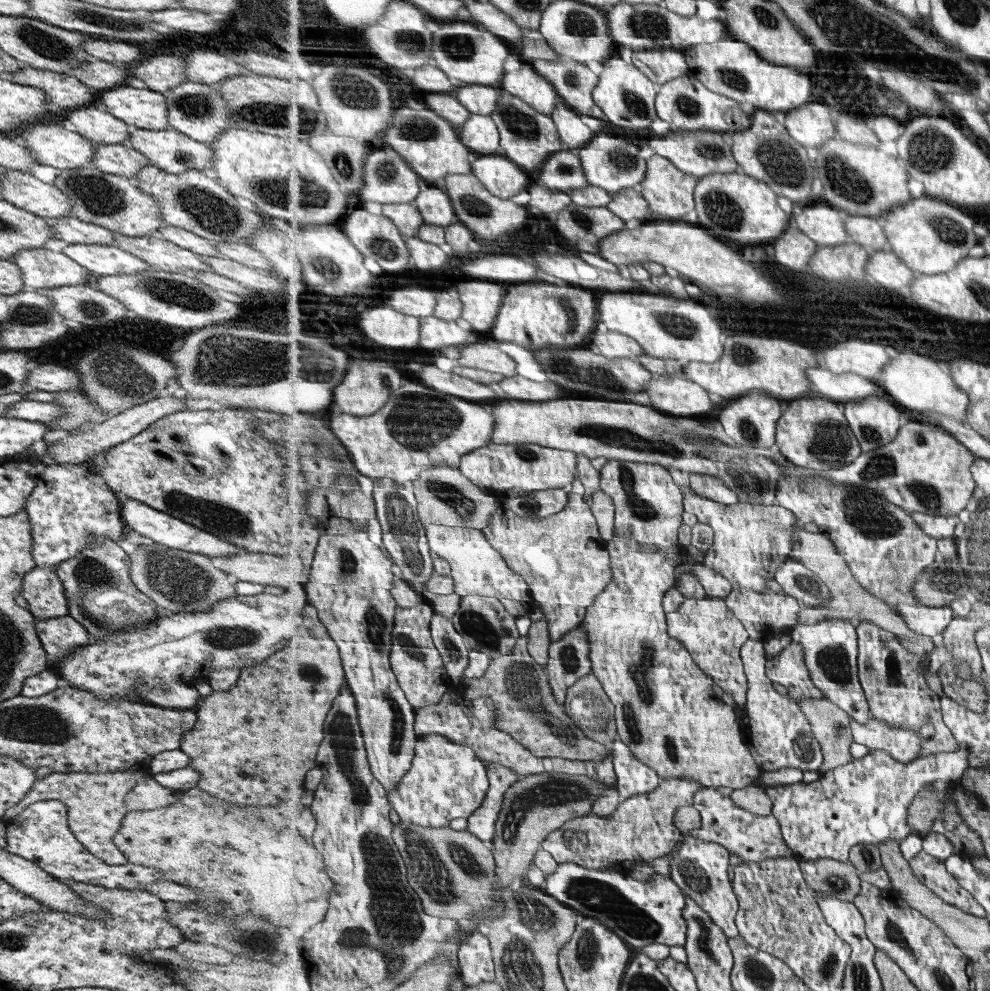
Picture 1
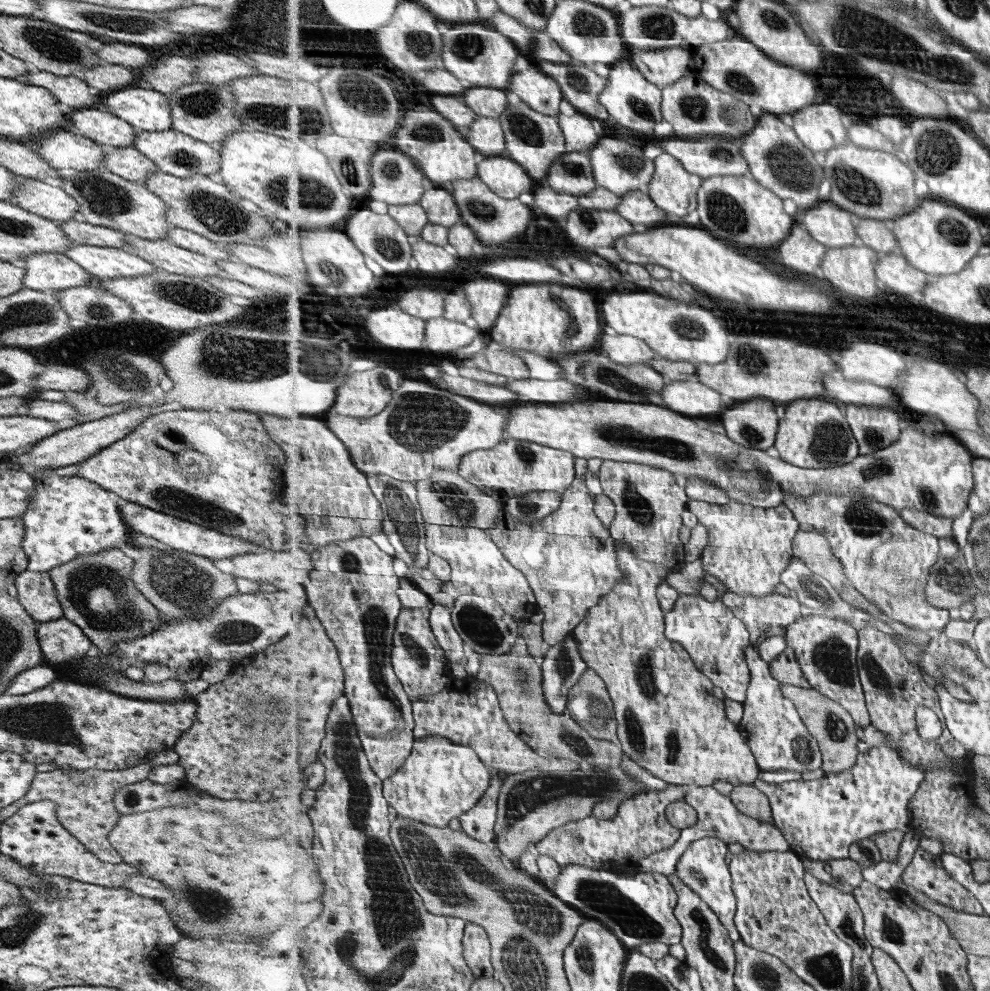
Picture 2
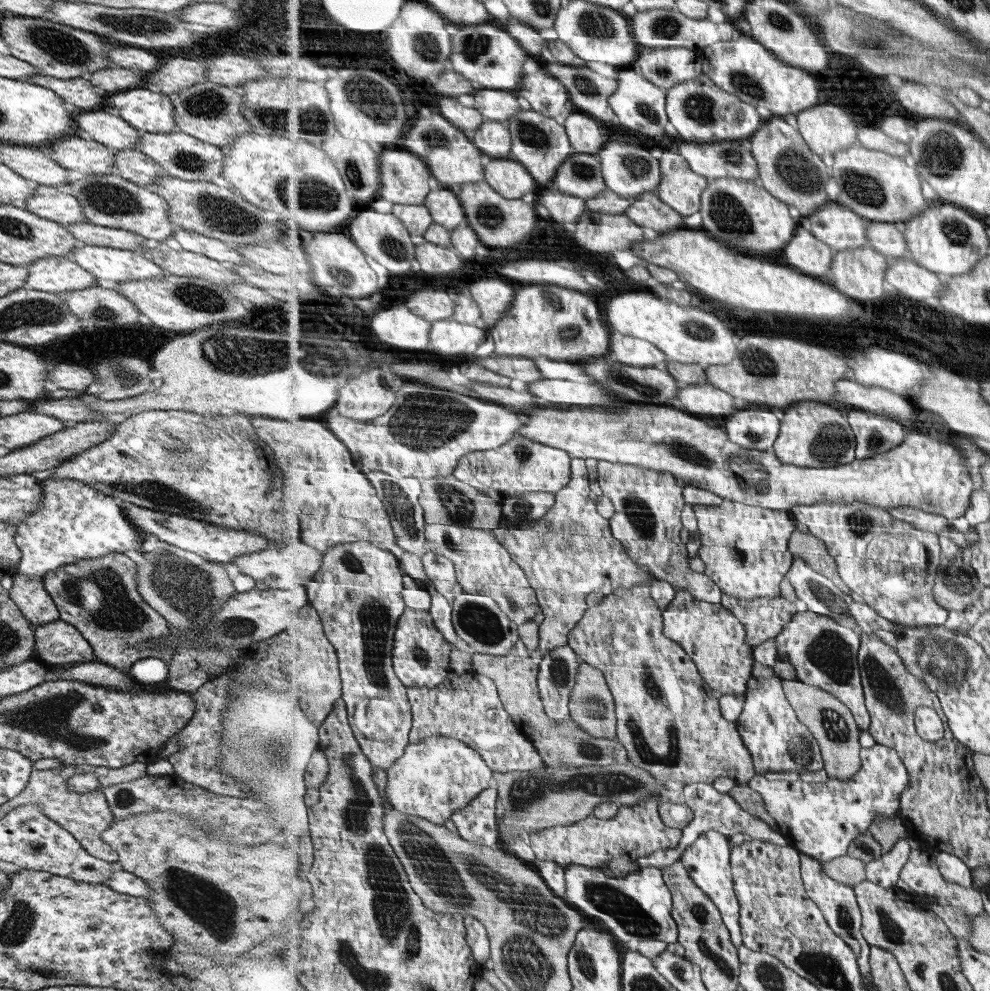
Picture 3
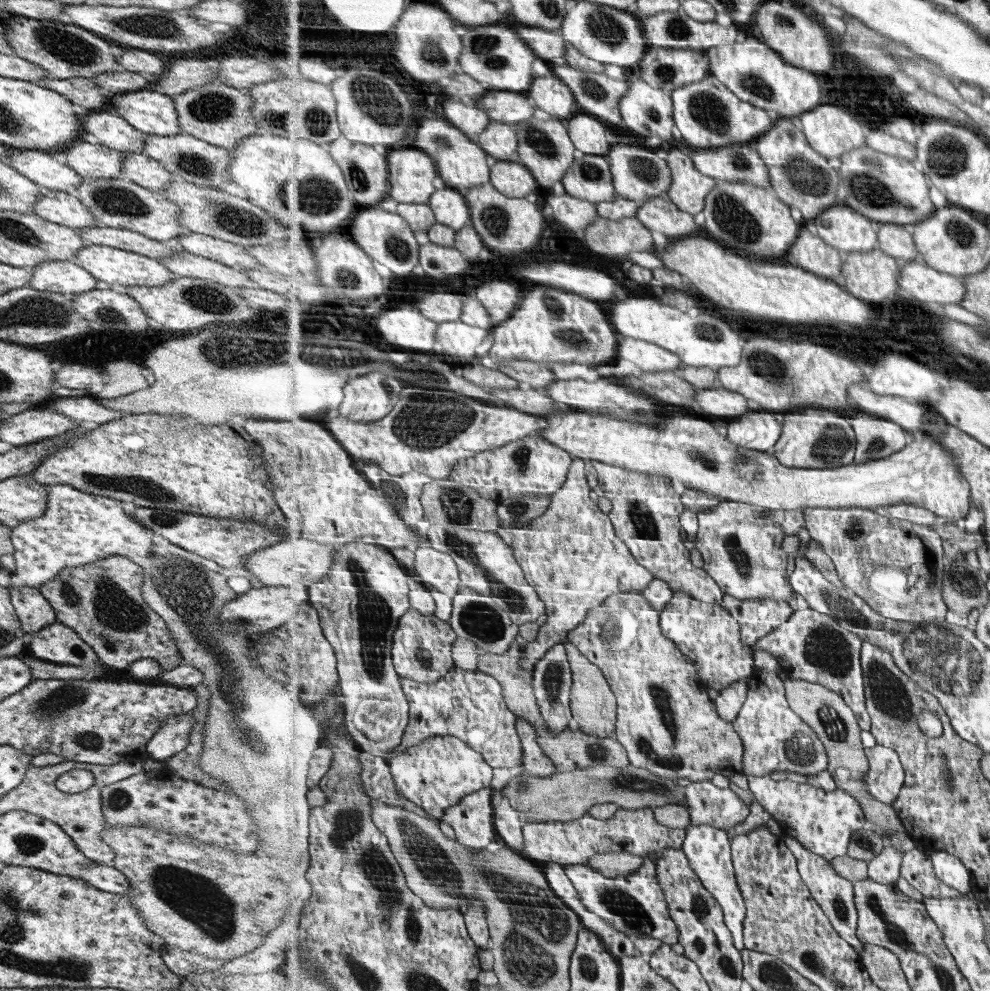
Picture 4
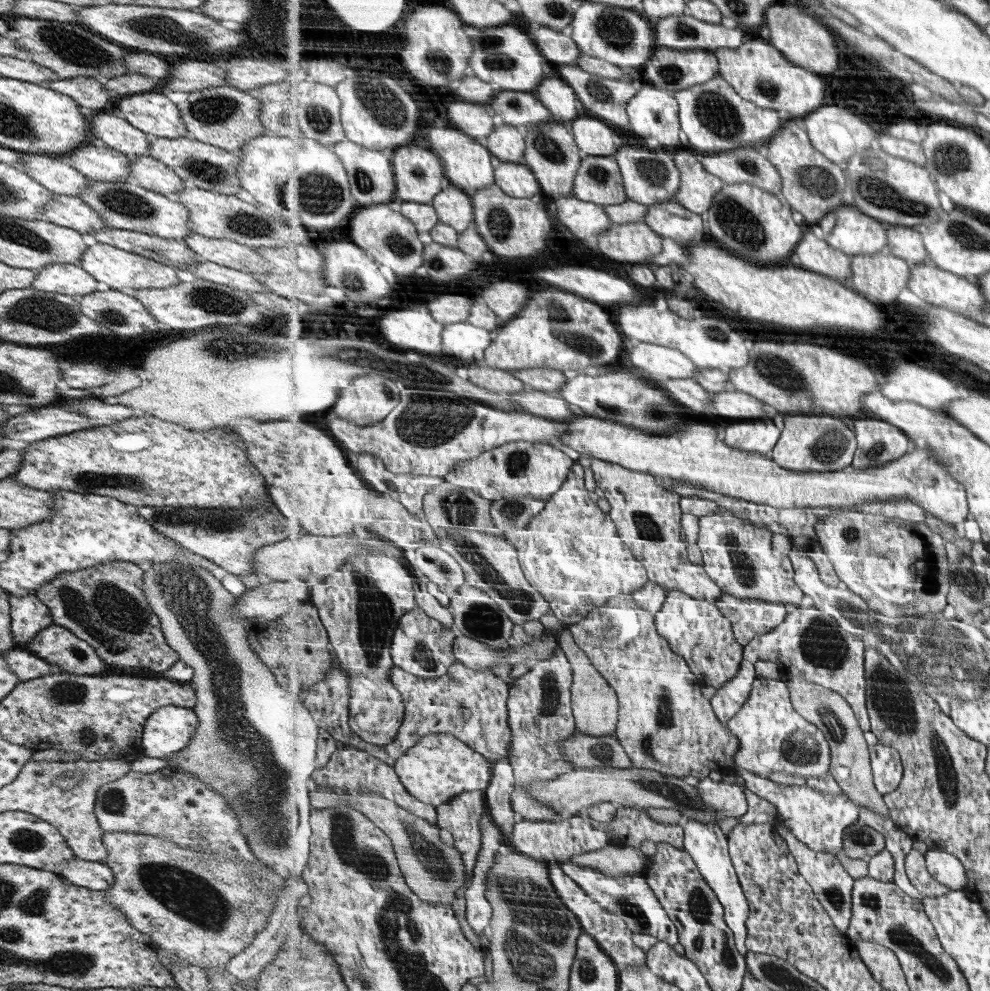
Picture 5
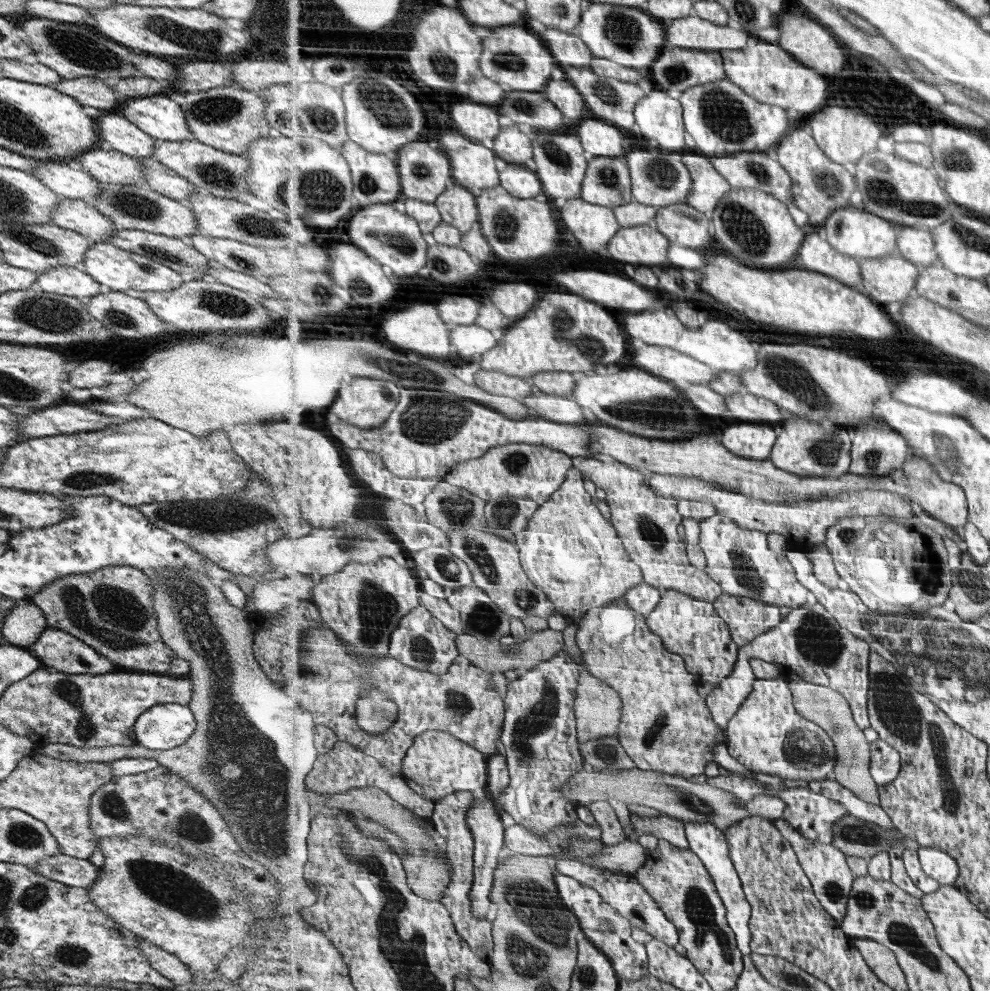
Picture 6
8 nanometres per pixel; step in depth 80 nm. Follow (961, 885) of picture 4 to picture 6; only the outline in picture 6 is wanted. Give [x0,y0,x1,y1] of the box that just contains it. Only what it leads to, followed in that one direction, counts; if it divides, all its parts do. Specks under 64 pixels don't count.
[919,847,960,885]

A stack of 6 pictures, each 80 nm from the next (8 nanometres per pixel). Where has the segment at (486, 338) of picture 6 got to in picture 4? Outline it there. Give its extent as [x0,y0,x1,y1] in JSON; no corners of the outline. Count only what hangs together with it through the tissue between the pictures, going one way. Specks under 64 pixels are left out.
[435,319,489,356]

